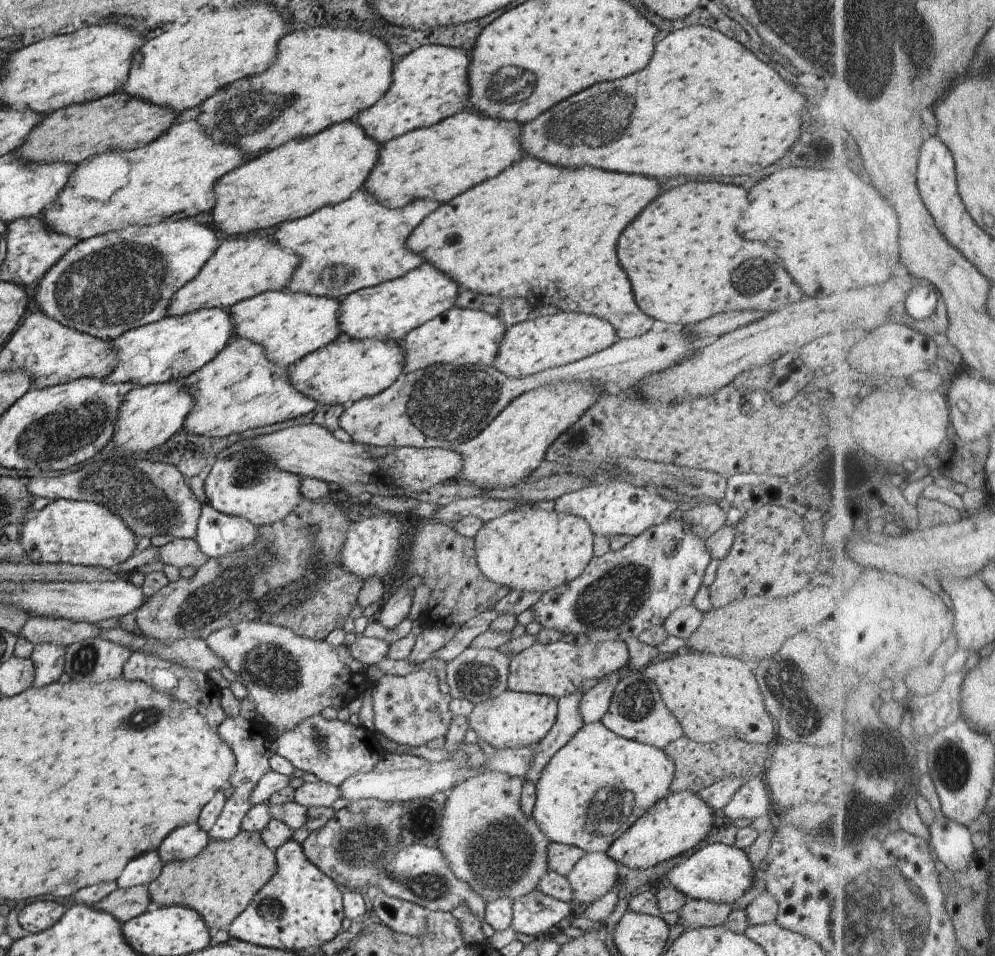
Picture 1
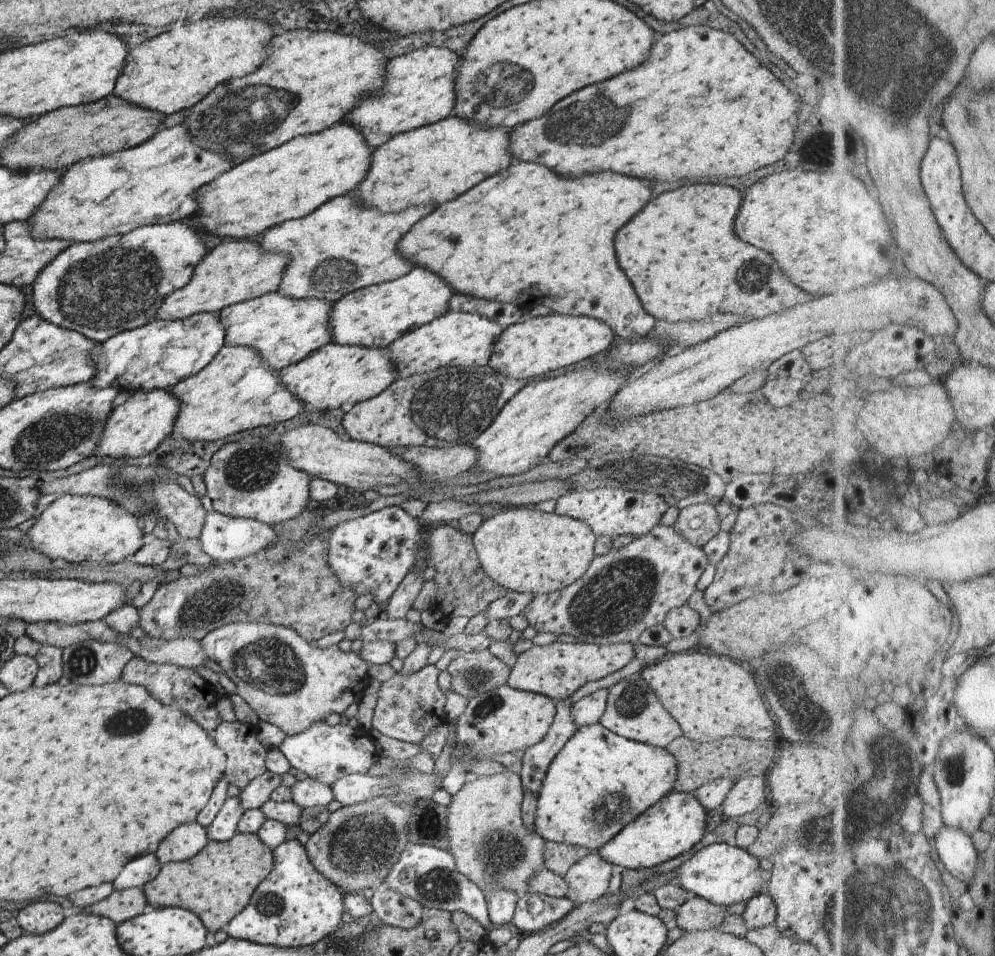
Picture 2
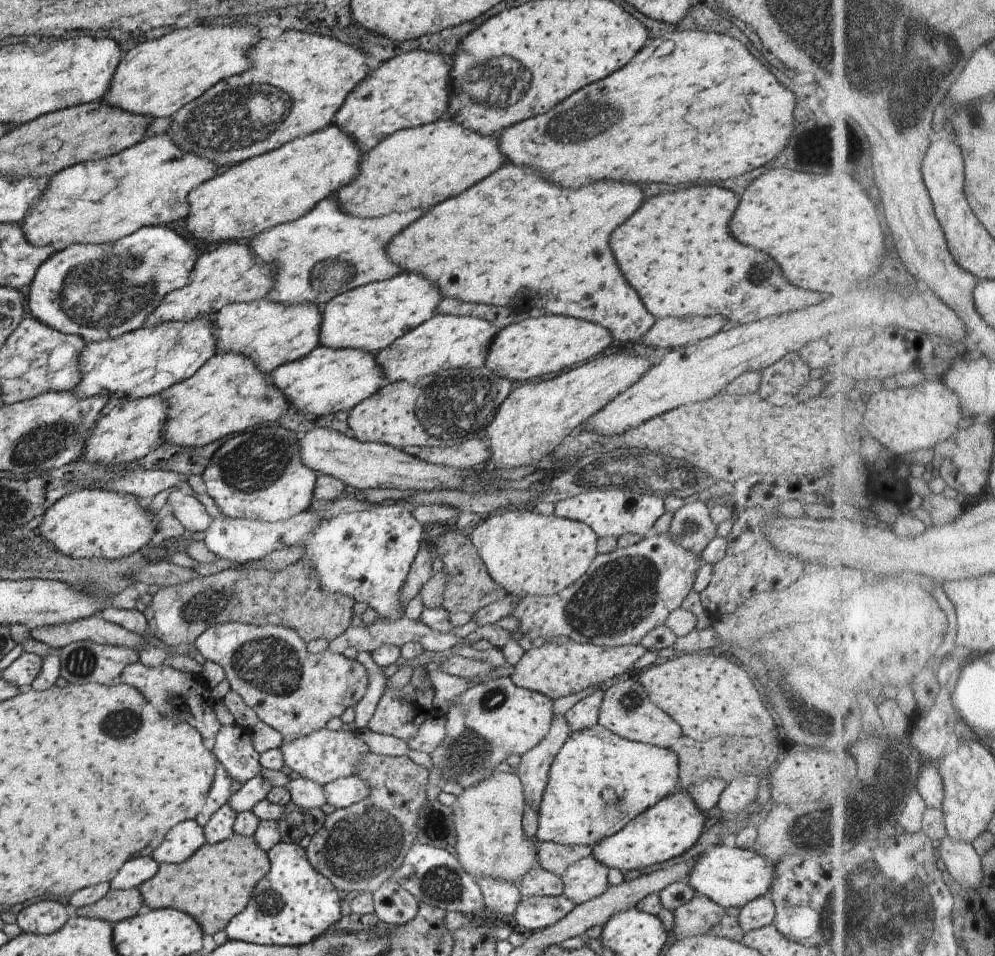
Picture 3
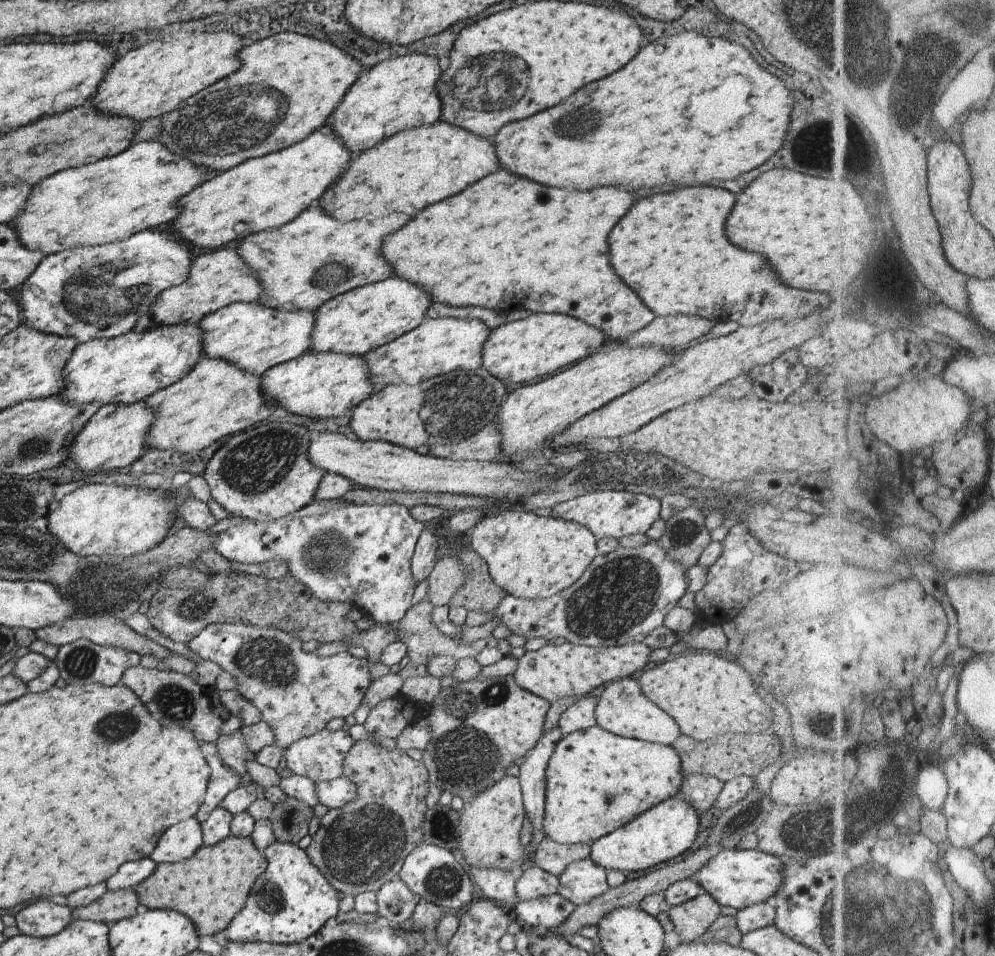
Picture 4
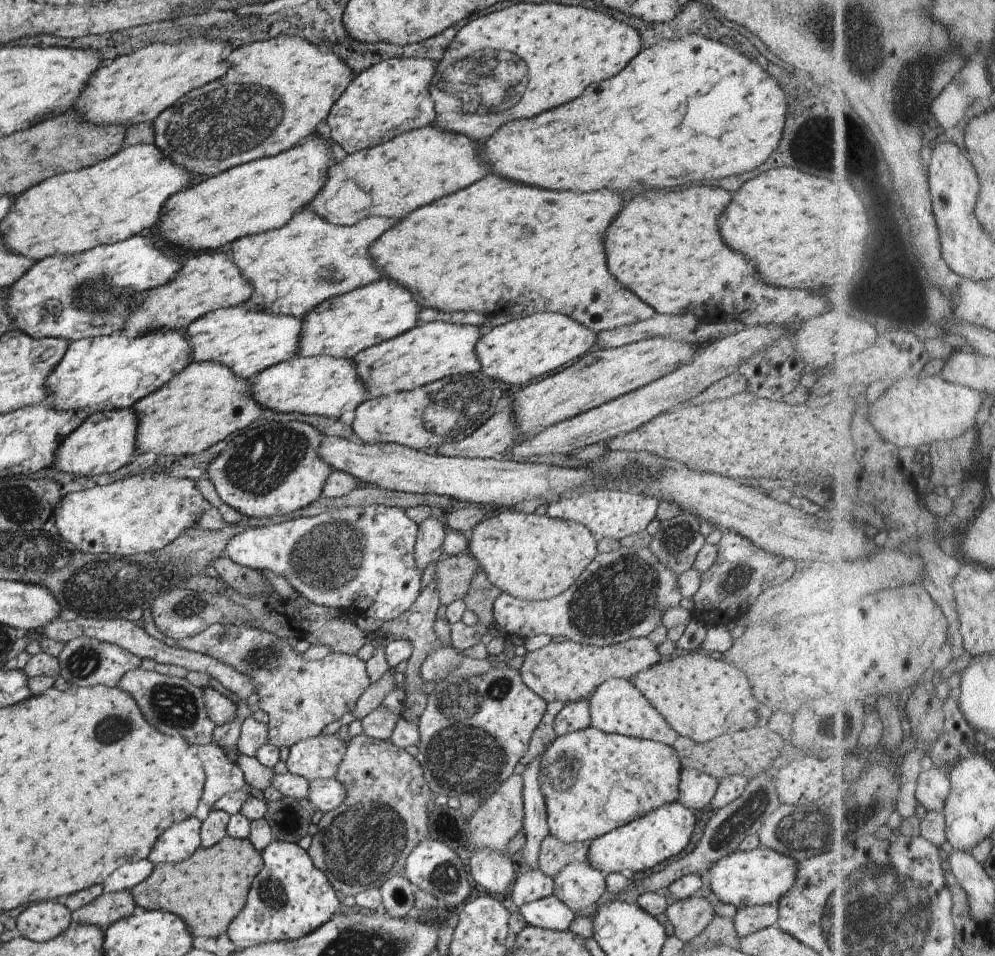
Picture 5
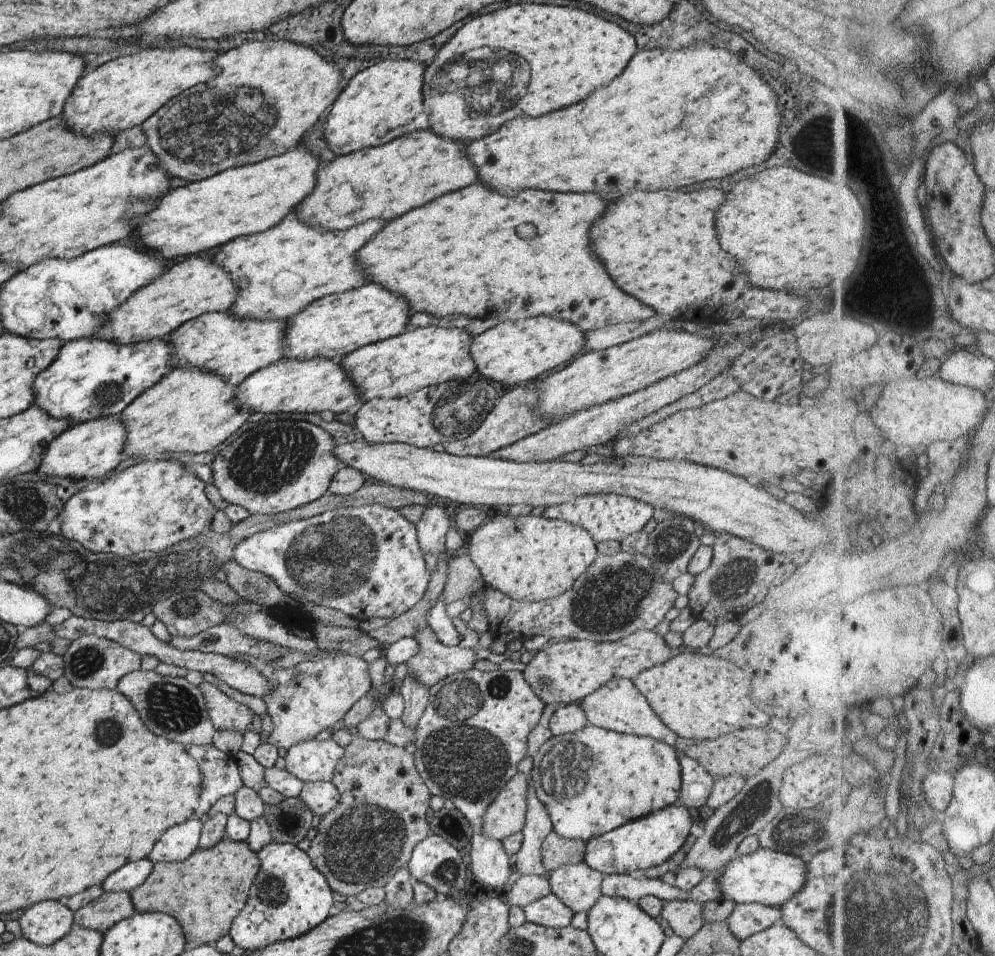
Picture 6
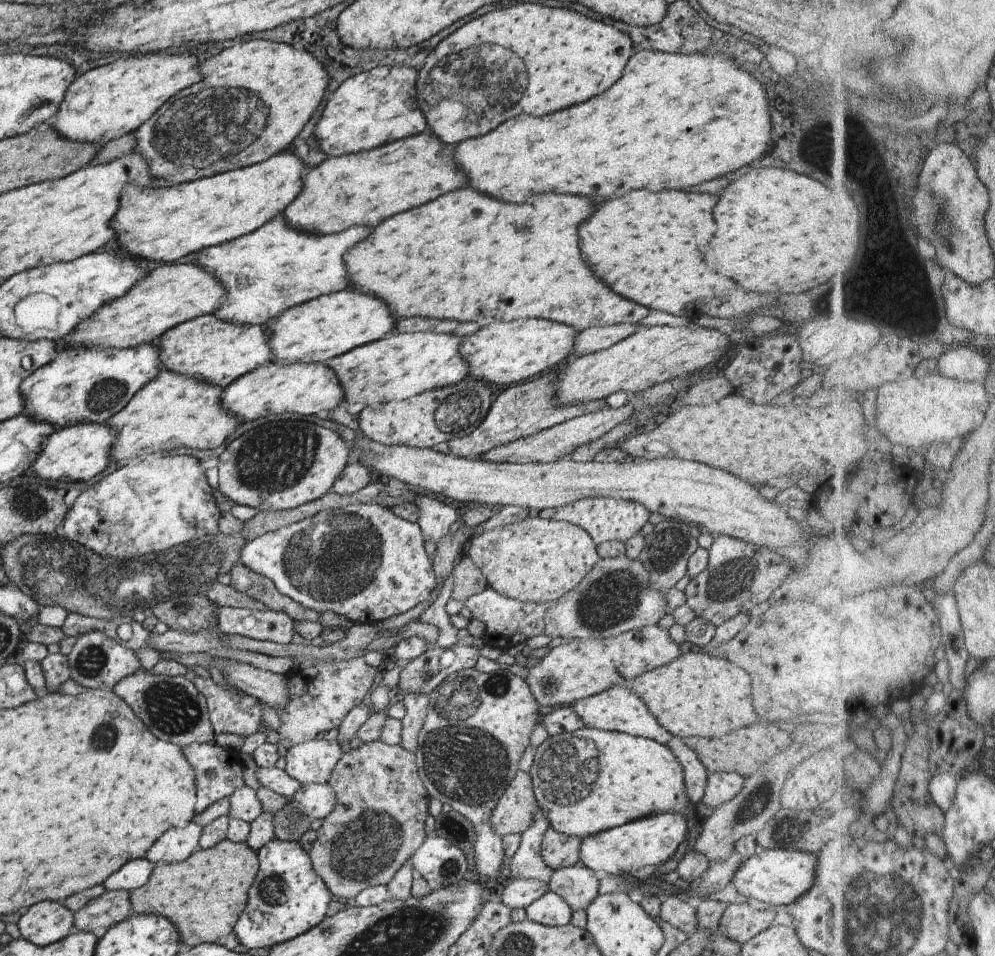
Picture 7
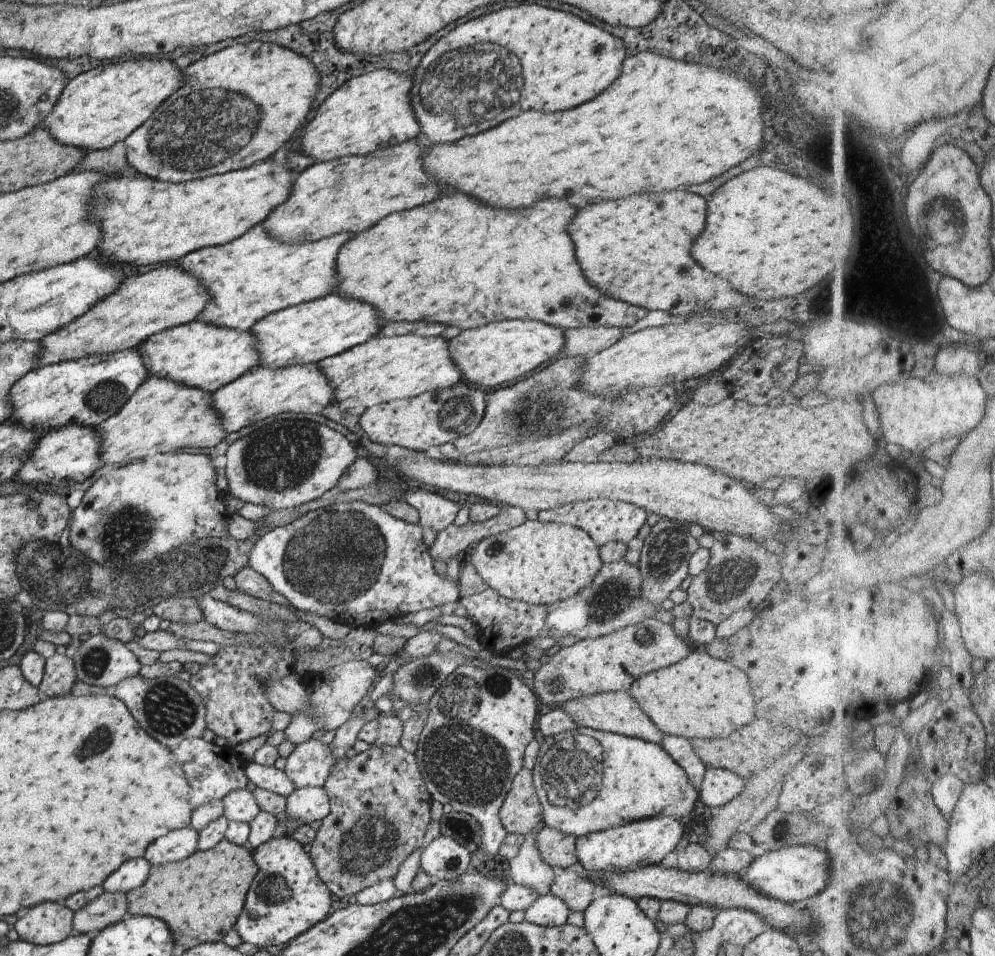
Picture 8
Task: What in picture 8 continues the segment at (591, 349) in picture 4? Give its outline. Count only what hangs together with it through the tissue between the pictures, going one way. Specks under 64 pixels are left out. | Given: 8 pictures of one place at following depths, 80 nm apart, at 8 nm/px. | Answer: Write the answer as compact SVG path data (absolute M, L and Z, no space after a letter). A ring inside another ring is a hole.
M505 319L465 329L447 340L450 359L461 379L483 388L495 388L524 377L561 353L563 331L529 319Z

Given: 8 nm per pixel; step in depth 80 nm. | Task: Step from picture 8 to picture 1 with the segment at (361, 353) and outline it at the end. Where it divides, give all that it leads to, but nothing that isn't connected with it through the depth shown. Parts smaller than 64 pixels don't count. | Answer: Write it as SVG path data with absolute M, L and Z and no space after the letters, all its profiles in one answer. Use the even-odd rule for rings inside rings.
M453 306L396 341L404 352L401 373L407 374L431 365L490 365L504 330L504 324L486 312Z

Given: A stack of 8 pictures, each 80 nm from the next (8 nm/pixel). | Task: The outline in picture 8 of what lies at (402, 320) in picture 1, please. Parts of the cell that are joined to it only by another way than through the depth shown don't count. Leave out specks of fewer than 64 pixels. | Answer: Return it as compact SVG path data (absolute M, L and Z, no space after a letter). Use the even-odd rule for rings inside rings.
M336 292L321 298L293 305L254 322L248 330L254 338L259 367L278 369L293 365L318 363L352 349L375 336L383 324L374 308L355 299L340 297Z

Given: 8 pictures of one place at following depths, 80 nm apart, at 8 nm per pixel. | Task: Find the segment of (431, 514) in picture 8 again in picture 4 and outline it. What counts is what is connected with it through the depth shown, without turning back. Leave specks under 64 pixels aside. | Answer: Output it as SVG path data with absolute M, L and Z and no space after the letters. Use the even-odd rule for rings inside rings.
M423 527L416 541L410 560L411 579L415 586L428 578L436 564L438 537L433 533L429 528Z

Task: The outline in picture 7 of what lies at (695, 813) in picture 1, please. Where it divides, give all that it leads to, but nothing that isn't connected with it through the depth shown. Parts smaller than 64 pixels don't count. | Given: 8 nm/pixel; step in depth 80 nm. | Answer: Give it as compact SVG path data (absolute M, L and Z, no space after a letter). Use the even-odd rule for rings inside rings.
M652 814L580 839L578 860L592 871L604 870L607 874L631 876L642 866L653 866L667 860L685 838L686 830L683 814Z

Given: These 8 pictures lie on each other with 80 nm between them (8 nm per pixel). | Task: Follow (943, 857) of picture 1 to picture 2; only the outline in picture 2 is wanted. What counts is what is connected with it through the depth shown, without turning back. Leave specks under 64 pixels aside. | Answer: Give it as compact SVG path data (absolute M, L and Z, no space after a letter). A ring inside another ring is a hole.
M943 826L933 839L936 858L941 860L949 873L959 881L971 880L978 872L979 852L971 834L959 828Z

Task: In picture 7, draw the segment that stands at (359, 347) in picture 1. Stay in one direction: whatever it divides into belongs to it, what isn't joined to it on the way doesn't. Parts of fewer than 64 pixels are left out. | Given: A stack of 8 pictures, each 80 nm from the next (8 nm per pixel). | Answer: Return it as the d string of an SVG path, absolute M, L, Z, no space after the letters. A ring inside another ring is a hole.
M267 362L228 384L221 391L219 400L221 408L236 420L238 426L268 414L283 412L315 416L321 410L335 408L344 398L338 380L324 363L291 363L277 366Z

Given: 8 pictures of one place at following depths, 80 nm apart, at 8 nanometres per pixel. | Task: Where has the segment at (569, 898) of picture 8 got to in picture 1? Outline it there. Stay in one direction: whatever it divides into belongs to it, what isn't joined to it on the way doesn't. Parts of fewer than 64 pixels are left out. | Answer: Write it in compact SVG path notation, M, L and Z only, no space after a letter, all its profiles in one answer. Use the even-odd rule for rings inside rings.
M586 853L578 862L575 862L575 866L565 877L571 886L573 901L588 905L602 898L613 889L613 885L617 884L617 870L617 864L606 853Z

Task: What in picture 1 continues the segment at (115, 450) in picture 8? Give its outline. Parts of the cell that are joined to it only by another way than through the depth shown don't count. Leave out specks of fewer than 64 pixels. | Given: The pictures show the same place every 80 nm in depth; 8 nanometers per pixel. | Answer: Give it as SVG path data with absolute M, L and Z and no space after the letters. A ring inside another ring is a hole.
M239 337L232 338L207 364L182 380L192 398L192 407L181 423L182 431L198 436L225 437L247 428L285 422L307 414L317 404L291 386L286 368L267 360L261 345Z

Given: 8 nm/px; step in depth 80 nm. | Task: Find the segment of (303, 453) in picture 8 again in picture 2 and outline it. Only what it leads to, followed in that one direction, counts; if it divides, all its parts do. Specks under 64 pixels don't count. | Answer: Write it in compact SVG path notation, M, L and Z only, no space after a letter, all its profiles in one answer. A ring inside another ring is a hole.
M247 434L235 442L223 444L202 475L206 496L213 510L231 517L244 517L261 522L263 525L275 524L294 518L306 505L311 505L307 494L310 477L293 470L279 450L279 435ZM257 442L259 458L257 459ZM274 444L275 446L267 446Z

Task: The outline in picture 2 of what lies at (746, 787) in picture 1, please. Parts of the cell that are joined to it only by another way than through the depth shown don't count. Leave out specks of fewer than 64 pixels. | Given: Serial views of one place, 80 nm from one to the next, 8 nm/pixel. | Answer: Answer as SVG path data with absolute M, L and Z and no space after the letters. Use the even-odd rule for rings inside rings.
M764 776L739 777L731 790L727 792L721 810L725 818L735 820L738 816L748 814L763 802L769 802Z

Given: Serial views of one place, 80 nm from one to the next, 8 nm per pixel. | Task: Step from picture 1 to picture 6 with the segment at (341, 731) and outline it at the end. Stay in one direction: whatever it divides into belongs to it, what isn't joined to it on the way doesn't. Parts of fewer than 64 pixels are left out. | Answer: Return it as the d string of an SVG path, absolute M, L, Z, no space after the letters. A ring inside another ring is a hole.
M314 739L297 743L287 749L285 754L285 771L298 780L305 782L331 781L337 762L344 756L344 748L332 739L315 741Z

